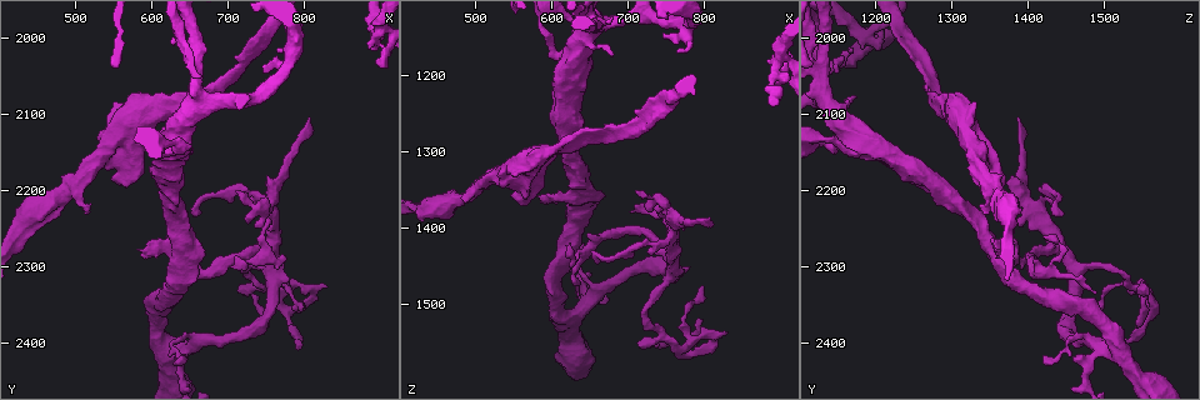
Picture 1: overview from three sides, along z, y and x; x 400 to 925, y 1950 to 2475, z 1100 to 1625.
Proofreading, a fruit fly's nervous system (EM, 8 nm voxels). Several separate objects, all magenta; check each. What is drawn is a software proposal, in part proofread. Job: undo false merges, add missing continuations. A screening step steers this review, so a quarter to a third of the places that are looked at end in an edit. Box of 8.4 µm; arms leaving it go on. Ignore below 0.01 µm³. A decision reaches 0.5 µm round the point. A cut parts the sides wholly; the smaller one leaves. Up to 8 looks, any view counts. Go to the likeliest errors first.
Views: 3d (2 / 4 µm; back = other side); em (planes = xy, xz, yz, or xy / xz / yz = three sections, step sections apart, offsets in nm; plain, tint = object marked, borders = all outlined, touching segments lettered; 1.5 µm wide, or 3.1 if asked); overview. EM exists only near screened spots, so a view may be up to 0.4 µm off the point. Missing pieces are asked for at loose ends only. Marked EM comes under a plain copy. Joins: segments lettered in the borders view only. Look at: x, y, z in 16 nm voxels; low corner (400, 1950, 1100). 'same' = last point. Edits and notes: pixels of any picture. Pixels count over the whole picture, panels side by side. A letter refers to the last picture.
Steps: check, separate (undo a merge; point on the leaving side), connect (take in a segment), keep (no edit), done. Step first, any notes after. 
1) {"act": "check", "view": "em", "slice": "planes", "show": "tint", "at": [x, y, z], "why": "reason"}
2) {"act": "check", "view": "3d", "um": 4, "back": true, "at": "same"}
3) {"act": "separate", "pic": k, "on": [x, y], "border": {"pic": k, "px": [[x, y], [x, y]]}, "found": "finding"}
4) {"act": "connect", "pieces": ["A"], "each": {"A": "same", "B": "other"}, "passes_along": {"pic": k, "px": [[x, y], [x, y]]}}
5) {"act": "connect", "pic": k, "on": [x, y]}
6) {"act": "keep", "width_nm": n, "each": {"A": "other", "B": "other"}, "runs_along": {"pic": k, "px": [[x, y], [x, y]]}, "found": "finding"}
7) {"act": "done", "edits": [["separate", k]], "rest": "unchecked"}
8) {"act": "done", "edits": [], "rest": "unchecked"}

{"act": "check", "view": "3d", "um": 4, "at": [720, 2305, 1505], "why": "sharp bend"}

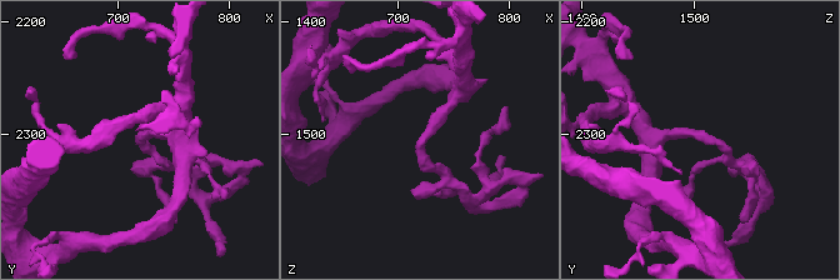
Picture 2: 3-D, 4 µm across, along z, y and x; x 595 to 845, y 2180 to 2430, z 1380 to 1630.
{"act": "check", "view": "em", "slice": "planes", "show": "borders", "at": [720, 2304, 1506], "why": "shape alone is not enough"}

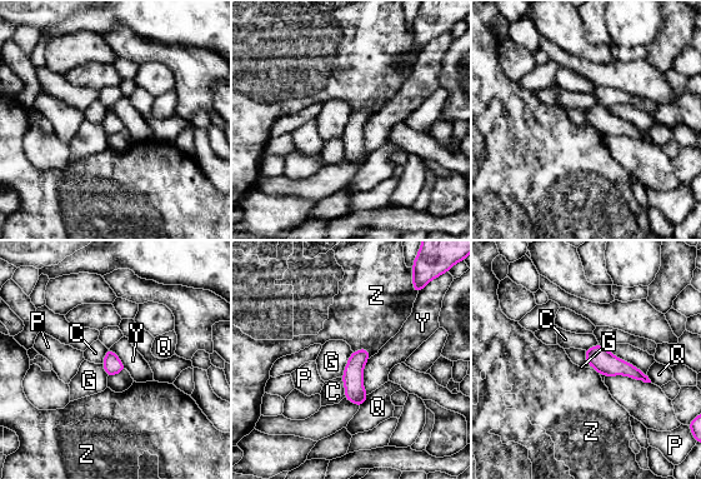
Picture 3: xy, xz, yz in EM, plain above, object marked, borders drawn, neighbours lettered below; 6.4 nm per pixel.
{"act": "keep", "each": {"C": "other", "G": "other", "P": "other", "Q": "other", "Y": "other", "Z": "other"}, "runs_along": {"pic": 3, "px": [[587, 353], [642, 377]]}, "found": "continuous, no second neuron"}

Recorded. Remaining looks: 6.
{"act": "check", "view": "em", "slice": "yz", "step": 8, "show": "tint", "at": [745, 2225, 1365], "why": "abrupt turn"}

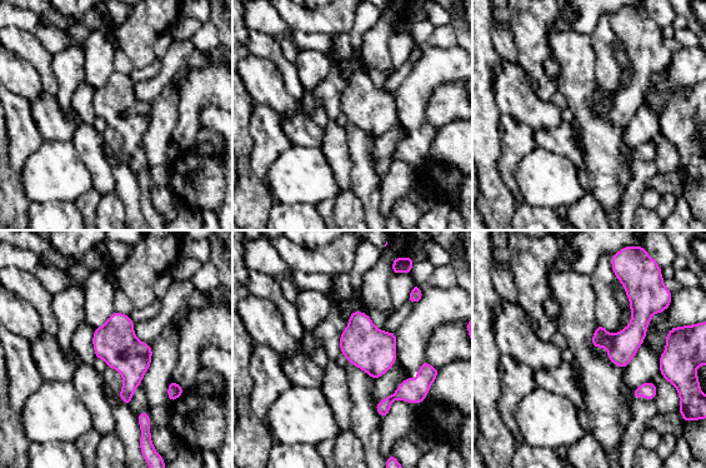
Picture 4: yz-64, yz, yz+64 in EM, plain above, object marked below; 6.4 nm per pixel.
{"act": "check", "view": "em", "slice": "planes", "show": "tint", "at": "same"}

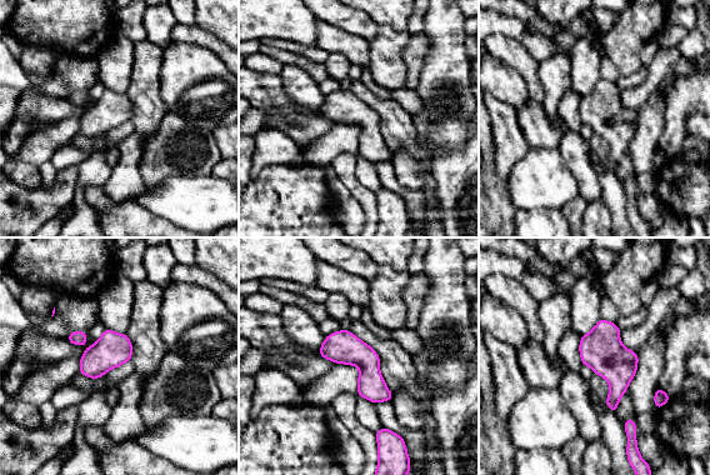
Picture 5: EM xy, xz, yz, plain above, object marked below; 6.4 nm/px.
{"act": "check", "view": "em", "slice": "planes", "show": "borders", "at": "same", "why": "see the neighbours"}

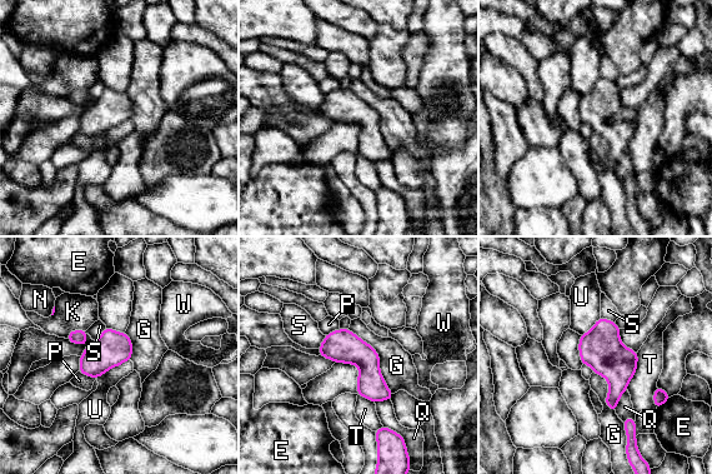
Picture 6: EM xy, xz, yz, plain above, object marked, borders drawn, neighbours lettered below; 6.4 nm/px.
{"act": "keep", "each": {"E": "other", "G": "other", "K": "other", "N": "other", "P": "other", "Q": "other", "S": "other", "T": "other", "U": "other", "W": "other"}, "border": {"pic": 6, "px": [[129, 359], [111, 367], [96, 378]]}, "found": "all the same neuron"}

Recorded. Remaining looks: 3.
{"act": "check", "view": "em", "slice": "planes", "show": "tint", "at": [620, 2265, 1420], "why": "tapers out"}

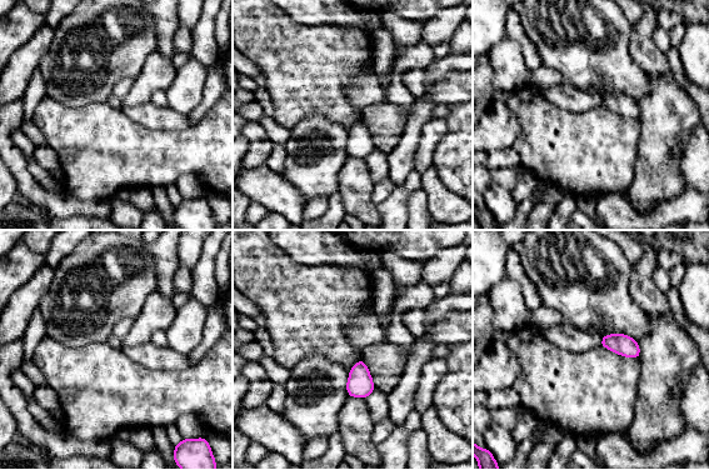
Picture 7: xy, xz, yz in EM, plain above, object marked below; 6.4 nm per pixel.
{"act": "check", "view": "em", "slice": "planes", "show": "borders", "at": "same"}

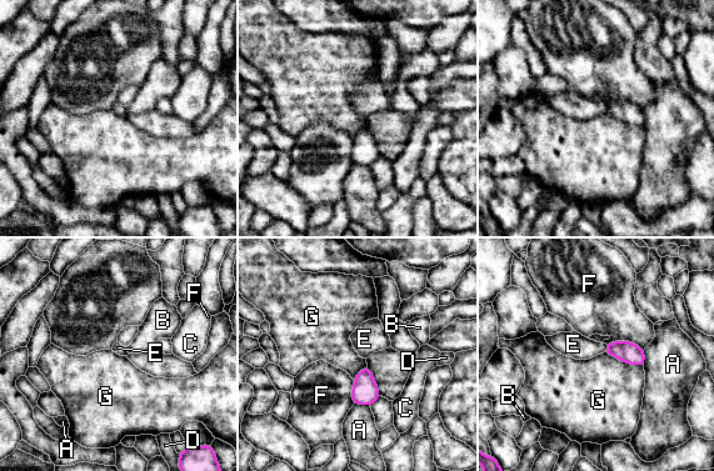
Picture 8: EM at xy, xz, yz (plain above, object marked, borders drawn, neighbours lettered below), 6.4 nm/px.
{"act": "connect", "pieces": ["E"], "longest_contact_nm": ["G", 280], "each": {"A": "other", "B": "other", "C": "other", "D": "other", "E": "same", "F": "other", "G": "other"}, "passes_along": {"pic": 8, "px": [[625, 351], [607, 349], [573, 344]]}, "found": "the neuron continues"}

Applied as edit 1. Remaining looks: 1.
{"act": "done", "edits": [["connect", 8]], "rest": "unchecked"}

